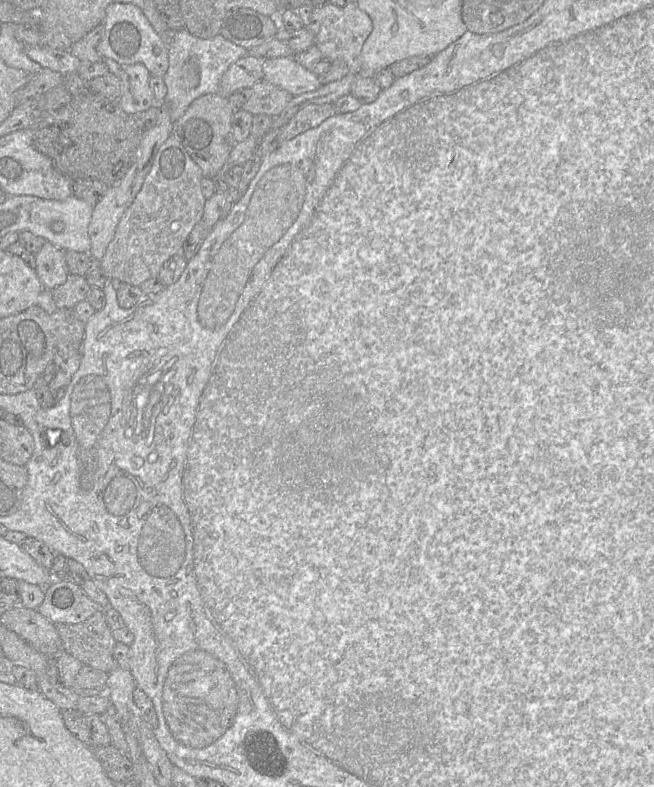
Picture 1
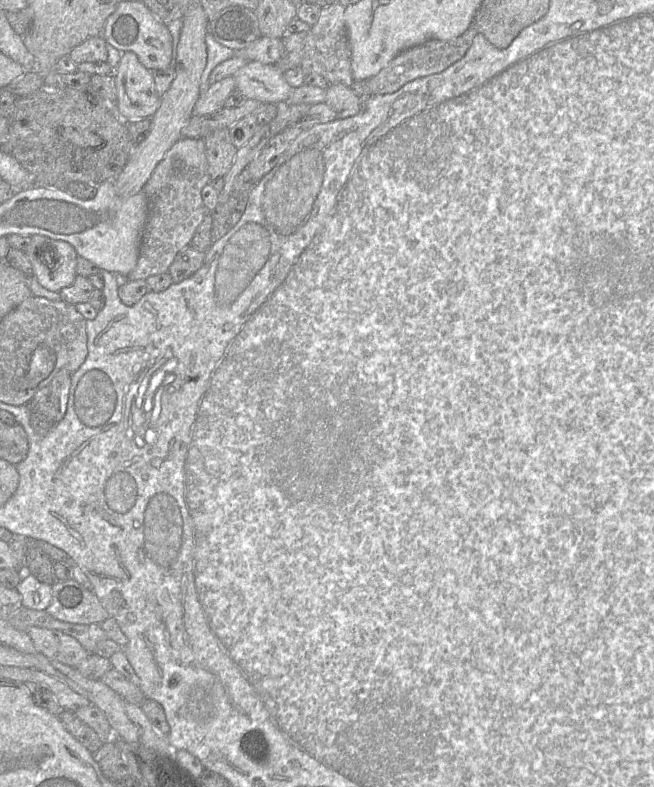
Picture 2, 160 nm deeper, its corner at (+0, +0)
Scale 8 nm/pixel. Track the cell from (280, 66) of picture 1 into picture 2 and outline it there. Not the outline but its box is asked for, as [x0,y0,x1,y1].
[234,61,292,104]

